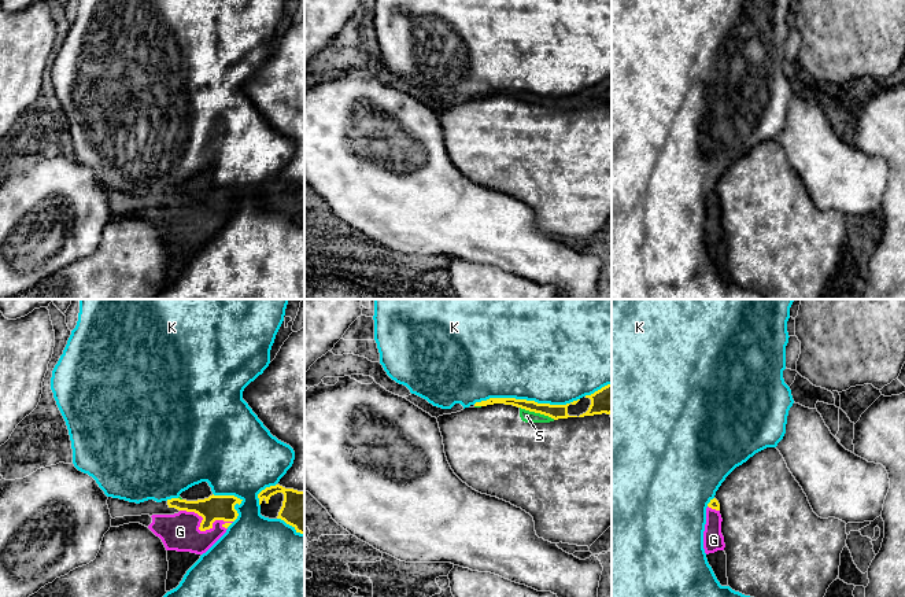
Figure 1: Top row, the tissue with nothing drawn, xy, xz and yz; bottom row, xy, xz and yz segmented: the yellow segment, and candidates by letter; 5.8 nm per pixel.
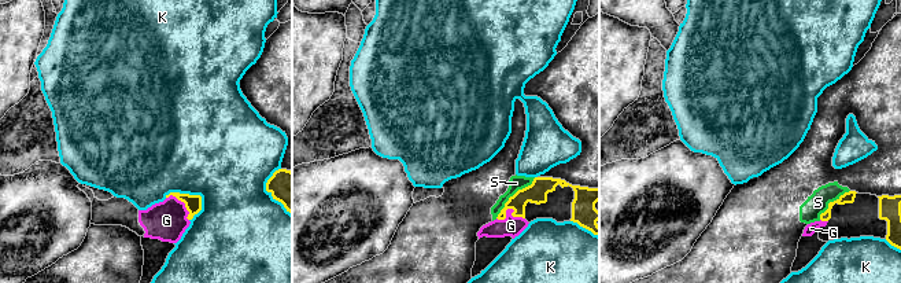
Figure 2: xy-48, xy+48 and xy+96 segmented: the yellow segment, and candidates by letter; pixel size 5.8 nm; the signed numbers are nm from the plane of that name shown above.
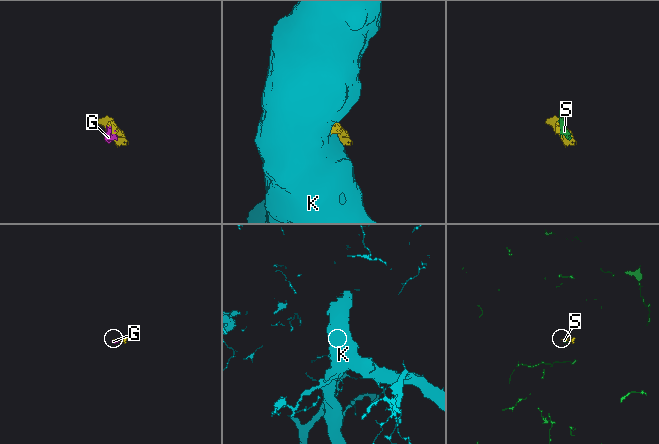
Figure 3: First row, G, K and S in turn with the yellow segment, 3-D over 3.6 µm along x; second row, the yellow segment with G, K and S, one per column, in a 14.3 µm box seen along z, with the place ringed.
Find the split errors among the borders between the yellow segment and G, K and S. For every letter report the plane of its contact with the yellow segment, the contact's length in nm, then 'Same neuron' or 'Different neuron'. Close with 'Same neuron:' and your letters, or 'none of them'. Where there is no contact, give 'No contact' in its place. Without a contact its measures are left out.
G: Touches yellow in xy. Shared border 320 nm. Same neuron
K: Touches yellow in xz. Shared border 600 nm. Different neuron
S: Touches yellow in xz. Shared border 220 nm. Different neuron
Same neuron: G

